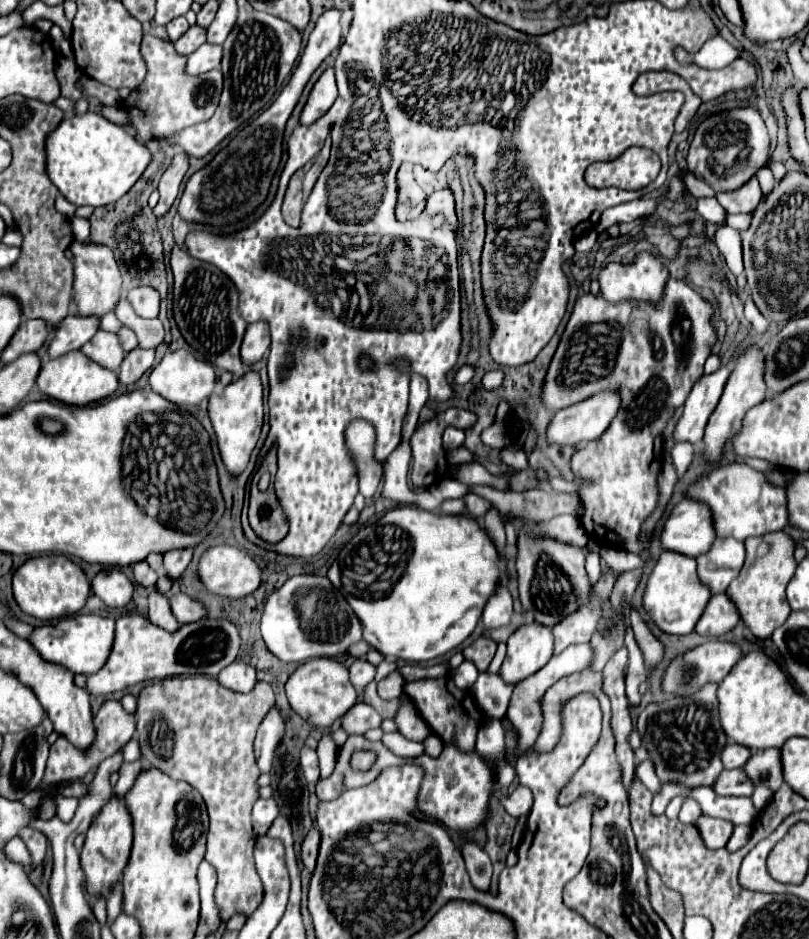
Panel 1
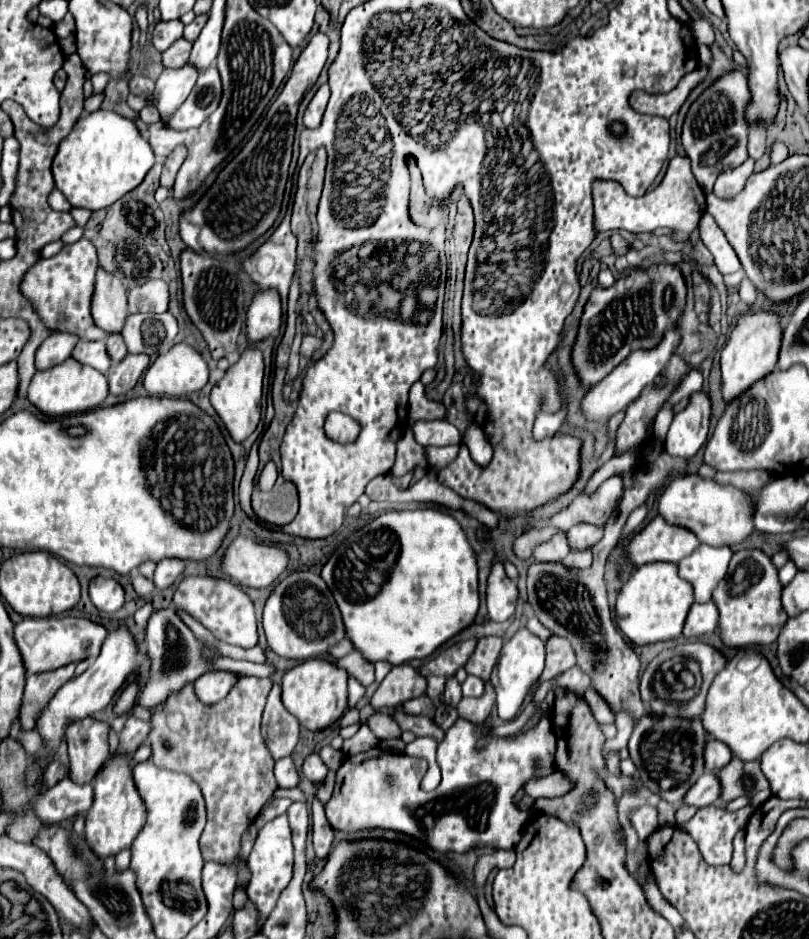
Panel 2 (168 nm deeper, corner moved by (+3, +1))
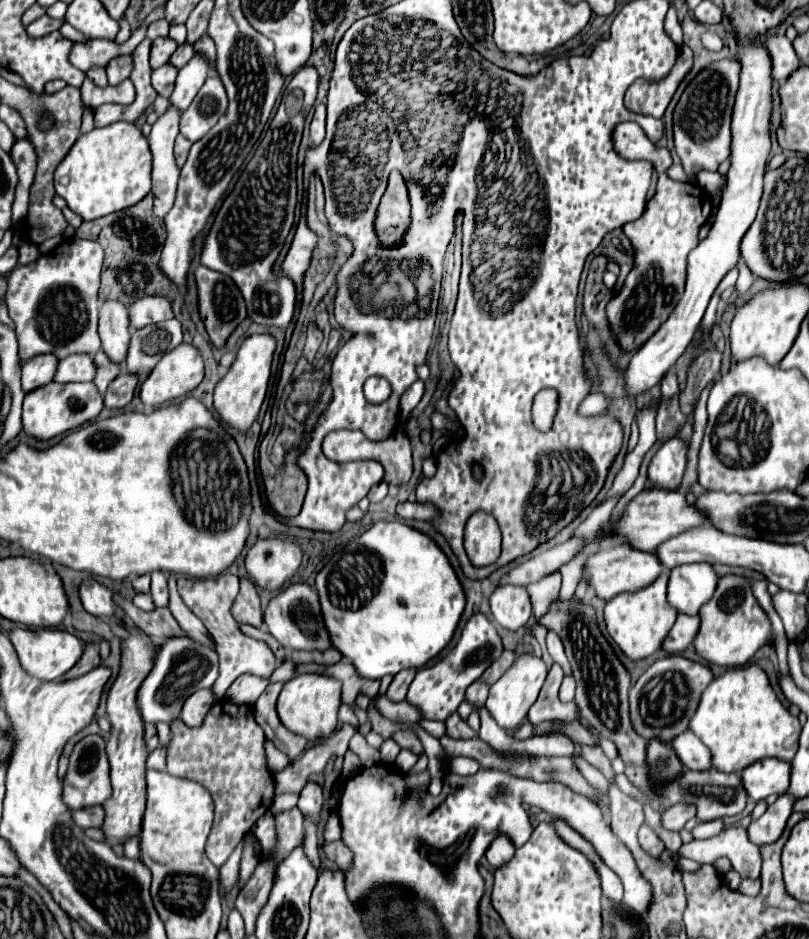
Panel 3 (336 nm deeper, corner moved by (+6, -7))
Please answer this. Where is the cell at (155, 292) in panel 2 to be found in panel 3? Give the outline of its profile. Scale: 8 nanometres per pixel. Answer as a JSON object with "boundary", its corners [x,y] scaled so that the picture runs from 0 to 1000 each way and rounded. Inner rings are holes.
{"boundary":[[[177,315],[159,328],[159,339],[164,349],[179,349],[214,339],[214,330],[206,317],[201,315]]]}

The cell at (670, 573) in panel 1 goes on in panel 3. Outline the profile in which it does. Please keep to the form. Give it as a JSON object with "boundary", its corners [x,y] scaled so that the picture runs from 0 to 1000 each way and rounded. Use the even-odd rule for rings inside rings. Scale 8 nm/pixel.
{"boundary":[[[827,607],[817,609],[812,618],[807,618],[800,626],[782,633],[765,633],[748,643],[745,658],[750,673],[778,703],[795,703],[805,699],[810,692],[815,692],[829,667],[834,665],[837,650],[824,641],[822,635],[824,618],[827,618]]]}

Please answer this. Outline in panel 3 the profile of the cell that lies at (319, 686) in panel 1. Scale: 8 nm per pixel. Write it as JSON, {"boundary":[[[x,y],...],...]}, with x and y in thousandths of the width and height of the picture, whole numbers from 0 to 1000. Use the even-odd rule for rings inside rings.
{"boundary":[[[370,718],[362,724],[352,726],[345,745],[342,760],[355,777],[372,782],[379,788],[404,786],[417,775],[417,756],[422,752],[422,726],[397,718]]]}

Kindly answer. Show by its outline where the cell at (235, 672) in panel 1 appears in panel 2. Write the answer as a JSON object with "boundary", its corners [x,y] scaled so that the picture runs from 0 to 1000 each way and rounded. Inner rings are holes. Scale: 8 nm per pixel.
{"boundary":[[[269,714],[269,716],[255,716],[250,718],[242,726],[242,739],[252,750],[265,750],[274,743],[279,743],[279,739],[284,737],[284,733],[289,733],[289,728],[294,726],[294,718],[289,716],[279,716],[279,714]]]}

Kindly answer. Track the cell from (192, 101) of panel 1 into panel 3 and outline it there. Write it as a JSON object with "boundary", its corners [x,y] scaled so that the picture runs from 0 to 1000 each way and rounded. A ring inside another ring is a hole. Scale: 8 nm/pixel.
{"boundary":[[[258,79],[241,109],[224,121],[224,143],[236,151],[248,149],[281,119],[281,111],[283,109],[276,87],[271,81]]]}

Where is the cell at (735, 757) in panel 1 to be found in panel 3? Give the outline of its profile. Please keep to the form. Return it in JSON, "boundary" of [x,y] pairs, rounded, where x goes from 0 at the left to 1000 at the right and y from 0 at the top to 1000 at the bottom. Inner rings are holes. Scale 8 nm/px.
{"boundary":[[[844,780],[834,784],[829,790],[829,797],[834,797],[834,803],[852,820],[876,820],[879,818],[879,801],[871,797],[871,792],[854,780]]]}

